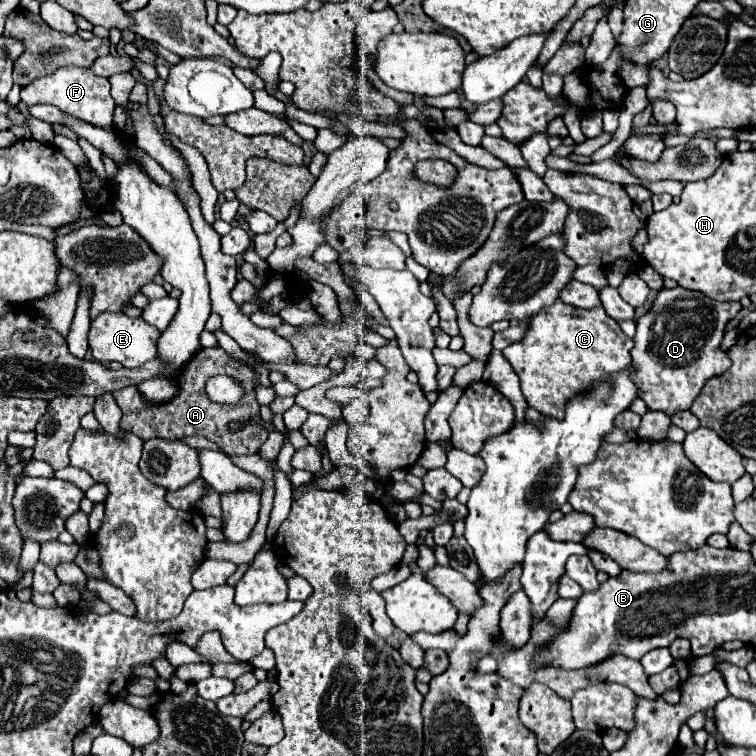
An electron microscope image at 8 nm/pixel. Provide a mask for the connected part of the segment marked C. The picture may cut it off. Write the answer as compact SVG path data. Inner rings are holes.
M556 300L532 318L522 342L504 348L504 356L518 374L522 394L530 408L536 408L542 416L562 420L564 406L578 392L592 388L598 380L610 380L612 372L620 372L630 364L630 350L632 338L620 330L618 322L602 306L580 310Z

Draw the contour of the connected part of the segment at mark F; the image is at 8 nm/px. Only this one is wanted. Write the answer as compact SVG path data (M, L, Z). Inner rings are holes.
M62 66L56 72L36 78L28 86L24 86L20 96L22 96L22 102L26 102L26 104L52 104L52 106L60 108L60 112L74 116L86 124L98 126L98 128L112 126L112 116L114 116L116 104L110 96L110 82L108 82L108 78L96 76L88 68Z

